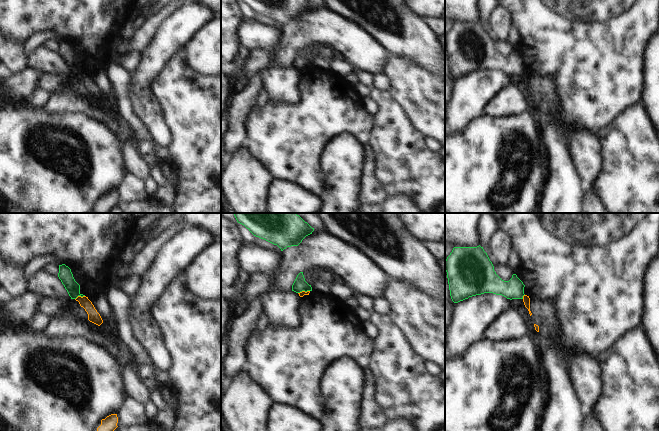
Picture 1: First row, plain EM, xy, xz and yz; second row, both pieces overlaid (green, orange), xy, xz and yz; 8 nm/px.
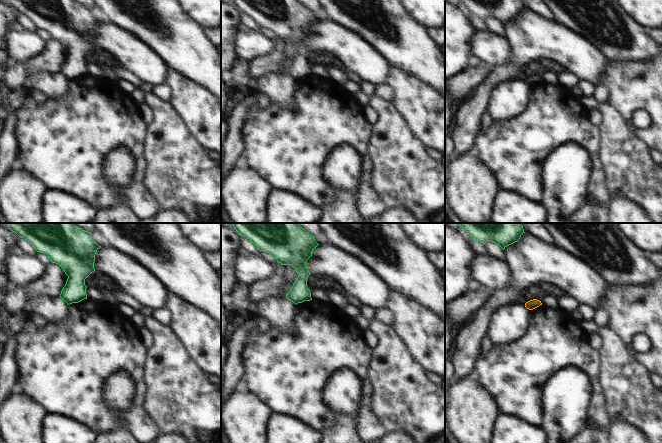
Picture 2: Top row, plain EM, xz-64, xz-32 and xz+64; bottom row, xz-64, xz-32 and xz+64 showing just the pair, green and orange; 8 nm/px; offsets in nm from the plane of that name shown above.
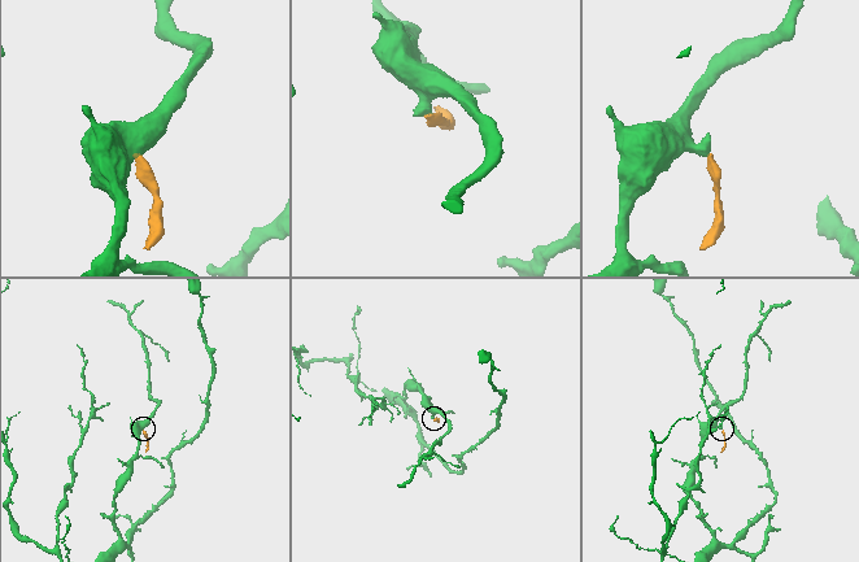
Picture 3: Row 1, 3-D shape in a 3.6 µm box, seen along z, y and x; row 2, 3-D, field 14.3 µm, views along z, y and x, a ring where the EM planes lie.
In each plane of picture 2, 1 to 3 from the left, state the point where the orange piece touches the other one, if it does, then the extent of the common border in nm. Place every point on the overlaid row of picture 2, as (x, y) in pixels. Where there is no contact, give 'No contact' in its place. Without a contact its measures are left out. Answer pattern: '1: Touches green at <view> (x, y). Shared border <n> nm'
1: No contact
2: No contact
3: No contact

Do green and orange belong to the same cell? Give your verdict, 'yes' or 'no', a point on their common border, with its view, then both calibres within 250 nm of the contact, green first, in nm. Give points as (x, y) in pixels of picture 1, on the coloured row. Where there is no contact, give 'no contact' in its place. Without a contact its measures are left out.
no; meets green in xy at (79, 295); 110 nm thick on the green side, 100 nm on the other

